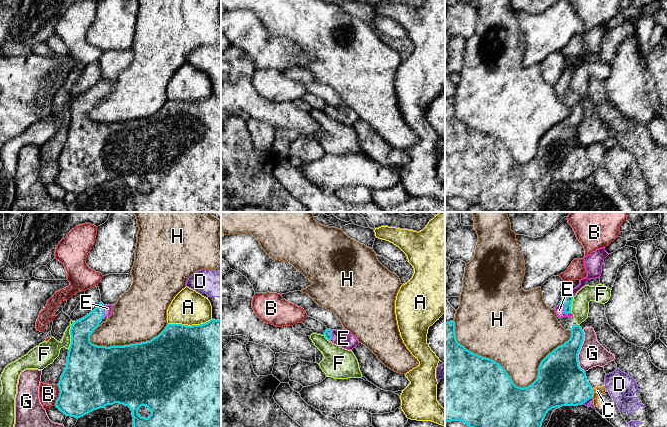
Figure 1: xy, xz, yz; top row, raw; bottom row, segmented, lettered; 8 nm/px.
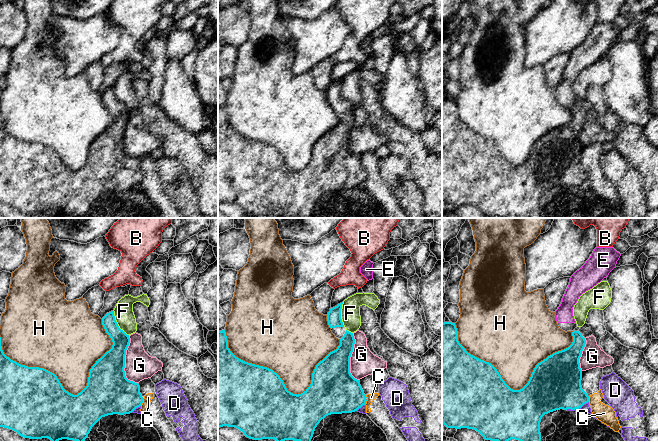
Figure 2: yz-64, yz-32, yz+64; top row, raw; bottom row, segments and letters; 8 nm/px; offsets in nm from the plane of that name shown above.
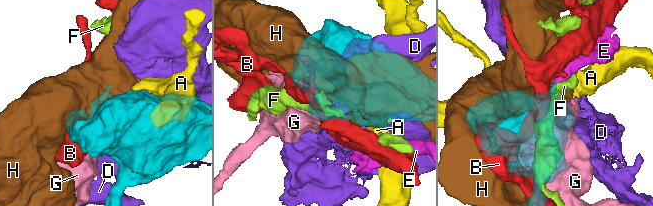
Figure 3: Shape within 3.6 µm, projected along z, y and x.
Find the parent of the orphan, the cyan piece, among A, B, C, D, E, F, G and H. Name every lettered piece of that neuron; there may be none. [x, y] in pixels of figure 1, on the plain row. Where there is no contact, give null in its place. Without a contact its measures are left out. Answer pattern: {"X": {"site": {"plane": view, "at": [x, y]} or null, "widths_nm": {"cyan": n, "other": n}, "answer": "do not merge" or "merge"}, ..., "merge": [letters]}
{"A": {"site": {"plane": "xy", "at": [189, 102]}, "widths_nm": {"cyan": 500, "other": 280}, "answer": "do not merge"}, "B": {"site": {"plane": "xy", "at": [59, 171]}, "widths_nm": {"cyan": 440, "other": 160}, "answer": "do not merge"}, "C": {"site": {"plane": "yz", "at": [592, 169]}, "widths_nm": {"cyan": 360, "other": 80}, "answer": "do not merge"}, "D": {"site": {"plane": "yz", "at": [586, 176]}, "widths_nm": {"cyan": 380, "other": 60}, "answer": "do not merge"}, "E": {"site": {"plane": "yz", "at": [564, 86]}, "widths_nm": {"cyan": 90, "other": 80}, "answer": "merge"}, "F": {"site": {"plane": "xy", "at": [70, 110]}, "widths_nm": {"cyan": 300, "other": 180}, "answer": "do not merge"}, "G": {"site": {"plane": "yz", "at": [579, 126]}, "widths_nm": {"cyan": 360, "other": 200}, "answer": "do not merge"}, "H": {"site": {"plane": "yz", "at": [509, 153]}, "widths_nm": {"cyan": 500, "other": 400}, "answer": "do not merge"}, "merge": ["E"]}

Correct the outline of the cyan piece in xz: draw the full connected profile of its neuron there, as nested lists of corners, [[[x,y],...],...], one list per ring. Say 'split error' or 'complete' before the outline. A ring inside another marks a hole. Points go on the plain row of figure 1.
split error | [[[326,105],[323,111],[327,116],[347,126],[353,126],[359,120],[357,113],[346,105]]]

